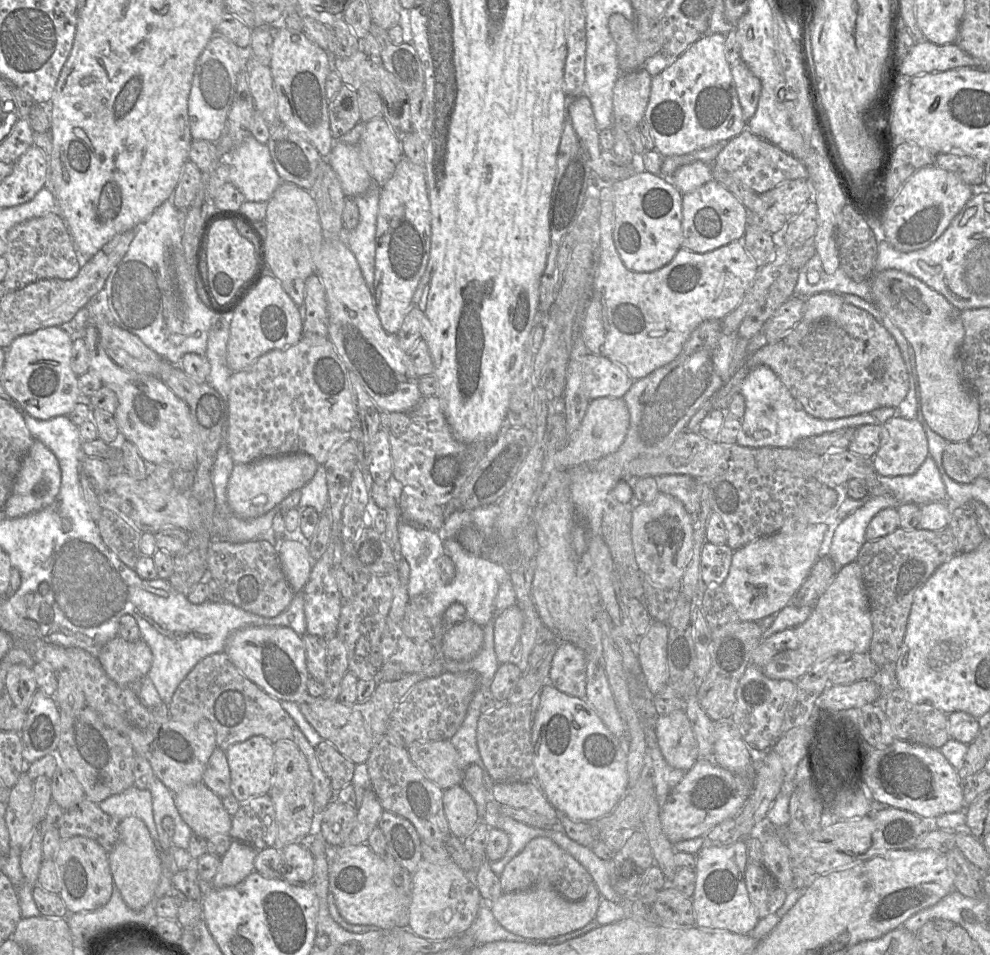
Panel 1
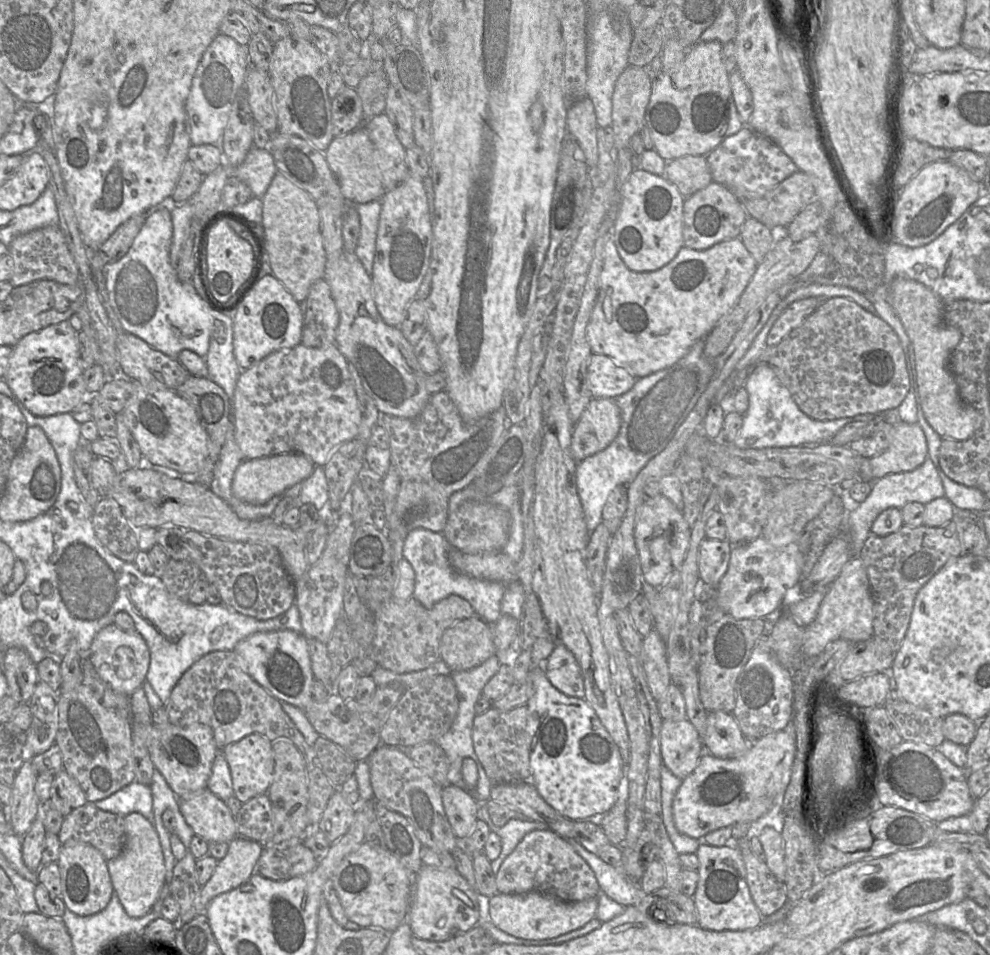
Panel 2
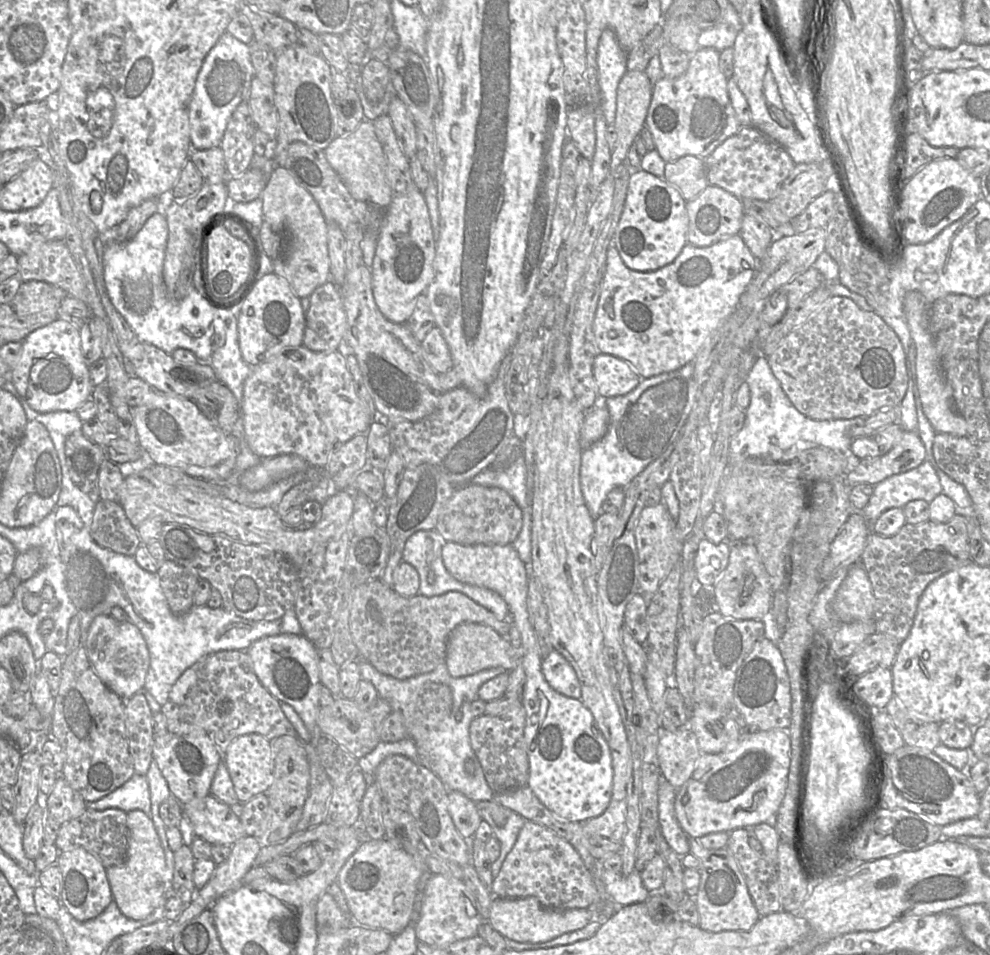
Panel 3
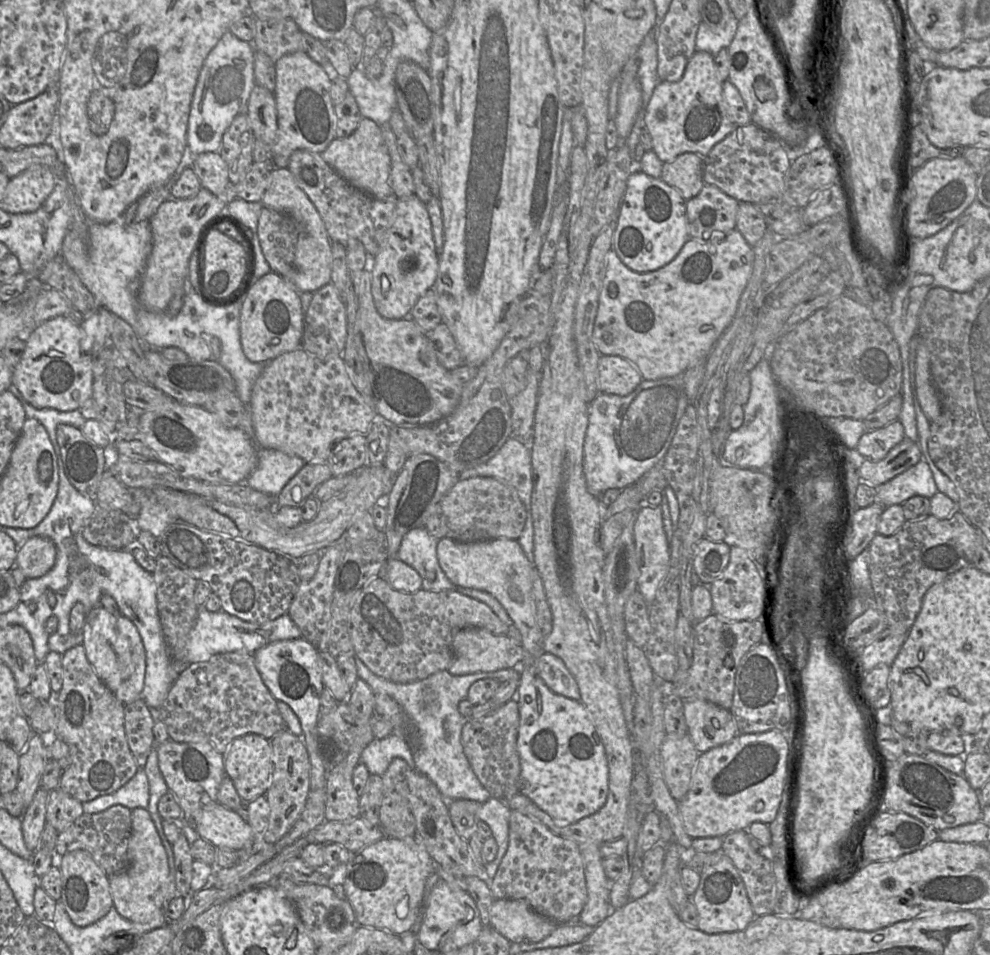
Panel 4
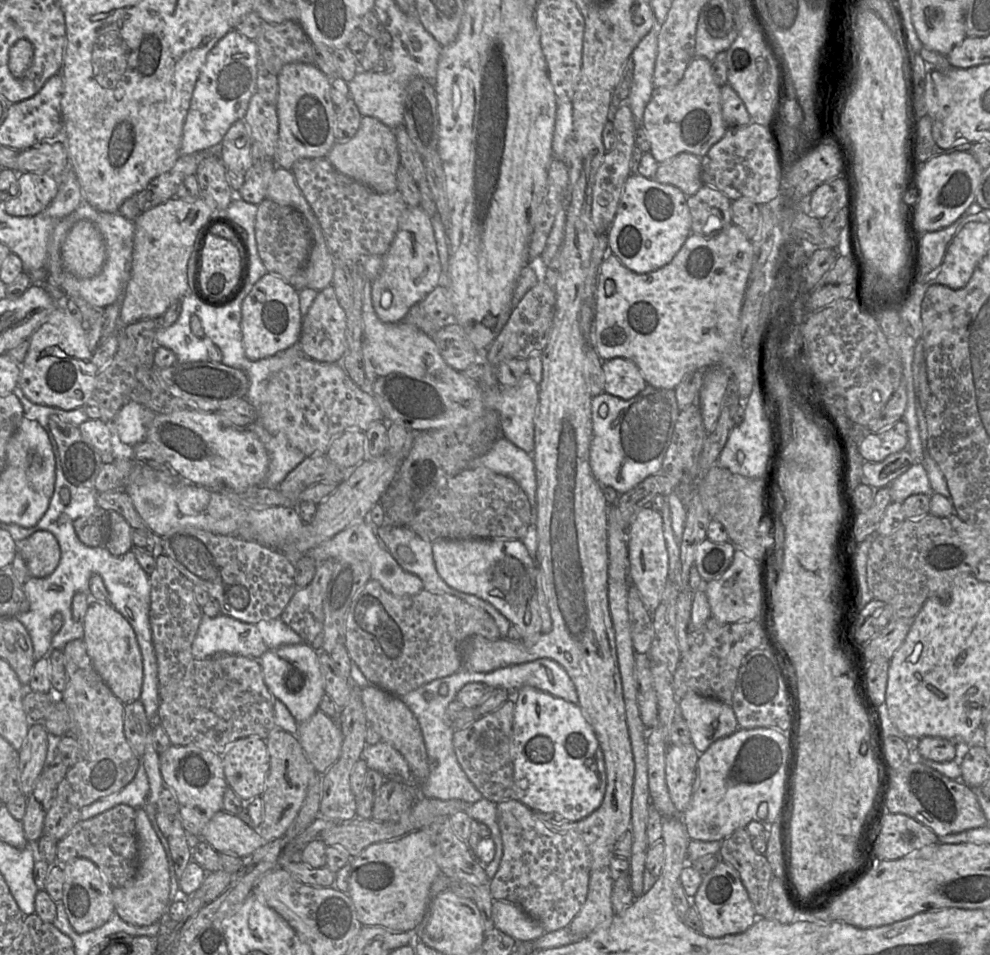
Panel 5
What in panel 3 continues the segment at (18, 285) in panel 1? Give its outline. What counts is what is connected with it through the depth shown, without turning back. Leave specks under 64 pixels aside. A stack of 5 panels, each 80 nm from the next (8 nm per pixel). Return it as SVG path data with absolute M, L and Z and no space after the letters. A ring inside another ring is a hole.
M64 240L34 243L25 254L18 256L18 274L16 276L22 282L31 280L47 282L87 304L87 287Z

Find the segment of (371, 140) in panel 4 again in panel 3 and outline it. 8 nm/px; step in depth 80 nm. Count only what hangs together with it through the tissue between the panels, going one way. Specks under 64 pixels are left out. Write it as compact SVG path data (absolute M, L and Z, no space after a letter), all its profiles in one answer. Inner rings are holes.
M363 119L348 136L340 136L323 150L326 160L345 184L350 195L358 201L387 208L394 196L386 179L386 158L377 139L373 121Z

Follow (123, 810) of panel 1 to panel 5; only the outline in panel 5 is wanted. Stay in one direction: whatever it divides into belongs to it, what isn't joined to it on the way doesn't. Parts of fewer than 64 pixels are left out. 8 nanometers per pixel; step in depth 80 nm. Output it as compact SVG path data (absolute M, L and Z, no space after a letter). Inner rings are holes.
M141 763L134 779L123 789L83 807L80 820L88 820L120 804L131 806L134 809L144 808L149 793L148 777L145 767Z

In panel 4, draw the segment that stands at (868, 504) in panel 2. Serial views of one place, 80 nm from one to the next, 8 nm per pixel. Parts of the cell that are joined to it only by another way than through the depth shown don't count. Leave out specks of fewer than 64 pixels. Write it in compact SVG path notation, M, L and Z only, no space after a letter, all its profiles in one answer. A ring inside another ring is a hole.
M922 459L891 480L876 486L874 502L883 507L902 505L913 496L931 498L938 492L929 465Z

